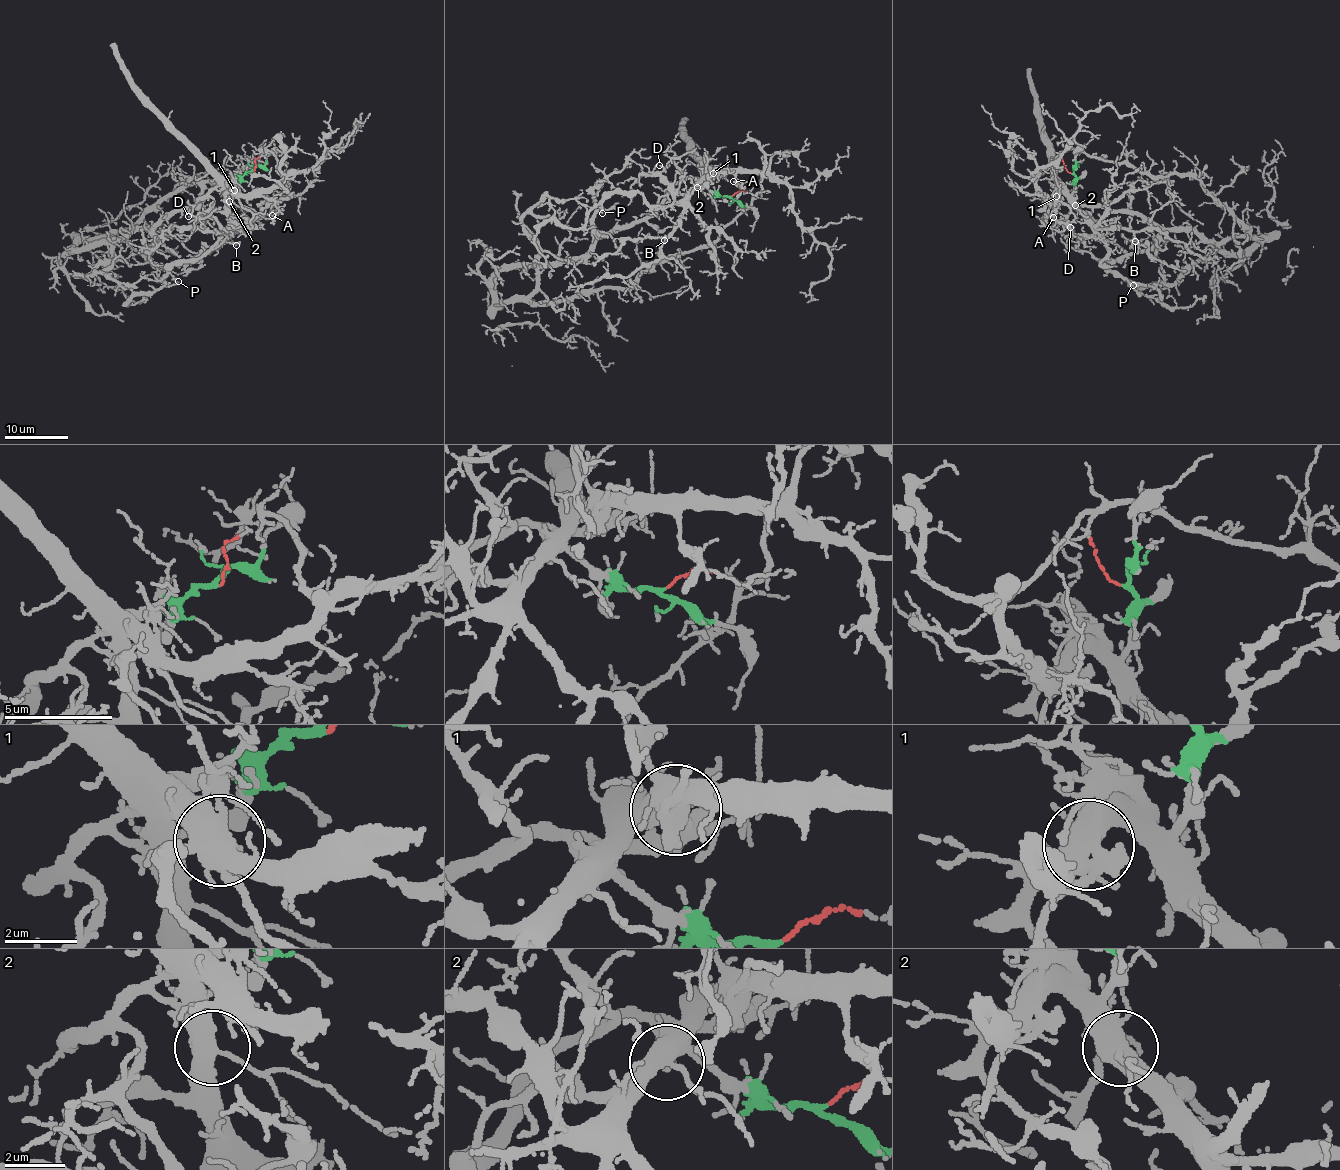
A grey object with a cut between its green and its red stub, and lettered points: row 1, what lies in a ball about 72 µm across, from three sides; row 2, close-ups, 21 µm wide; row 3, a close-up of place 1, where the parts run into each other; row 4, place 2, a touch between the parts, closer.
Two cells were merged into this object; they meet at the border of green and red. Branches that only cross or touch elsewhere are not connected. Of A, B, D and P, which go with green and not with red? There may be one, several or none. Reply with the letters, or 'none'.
A, B, D, P

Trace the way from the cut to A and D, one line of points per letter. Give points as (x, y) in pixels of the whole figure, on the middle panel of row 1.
A: (732, 195), (718, 195), (706, 187), (703, 179), (715, 172), (734, 176), (741, 185), (741, 182), (734, 181)
D: (732, 195), (718, 195), (697, 184), (689, 195), (677, 200), (674, 189), (660, 173), (664, 169), (659, 165)

